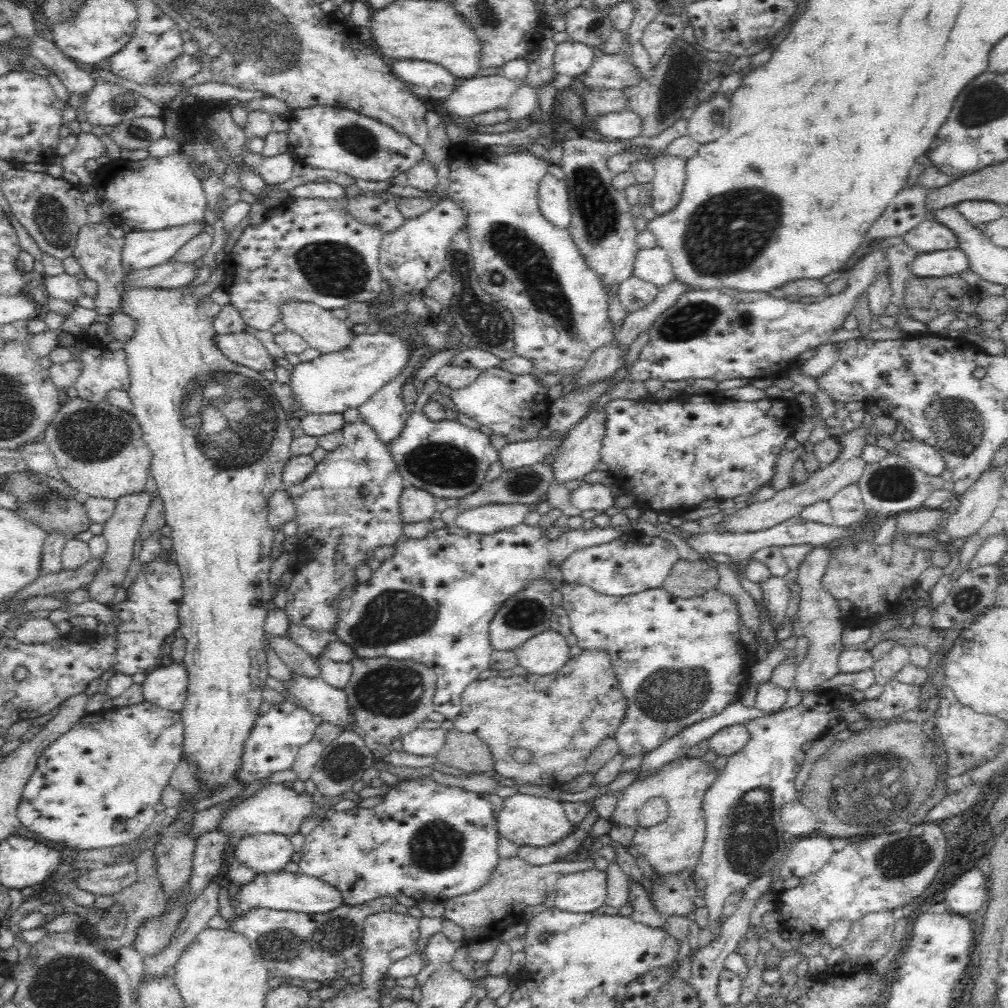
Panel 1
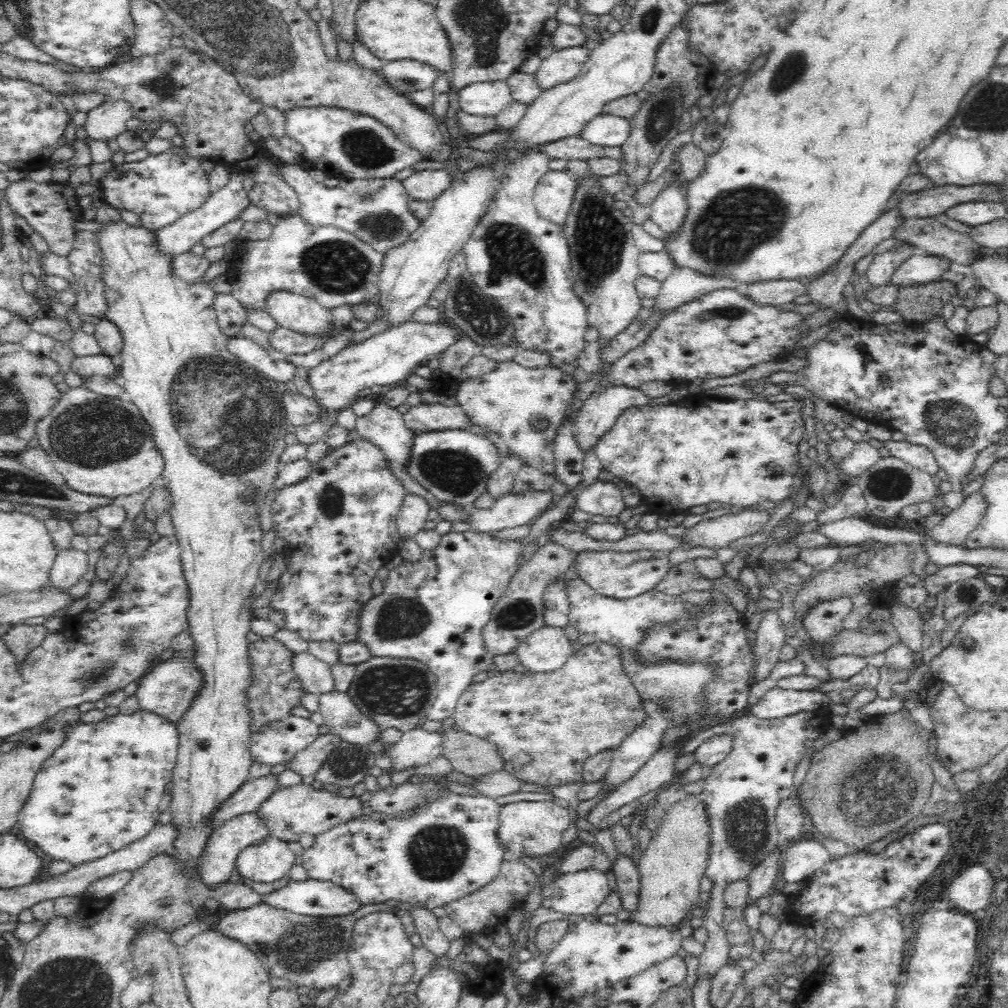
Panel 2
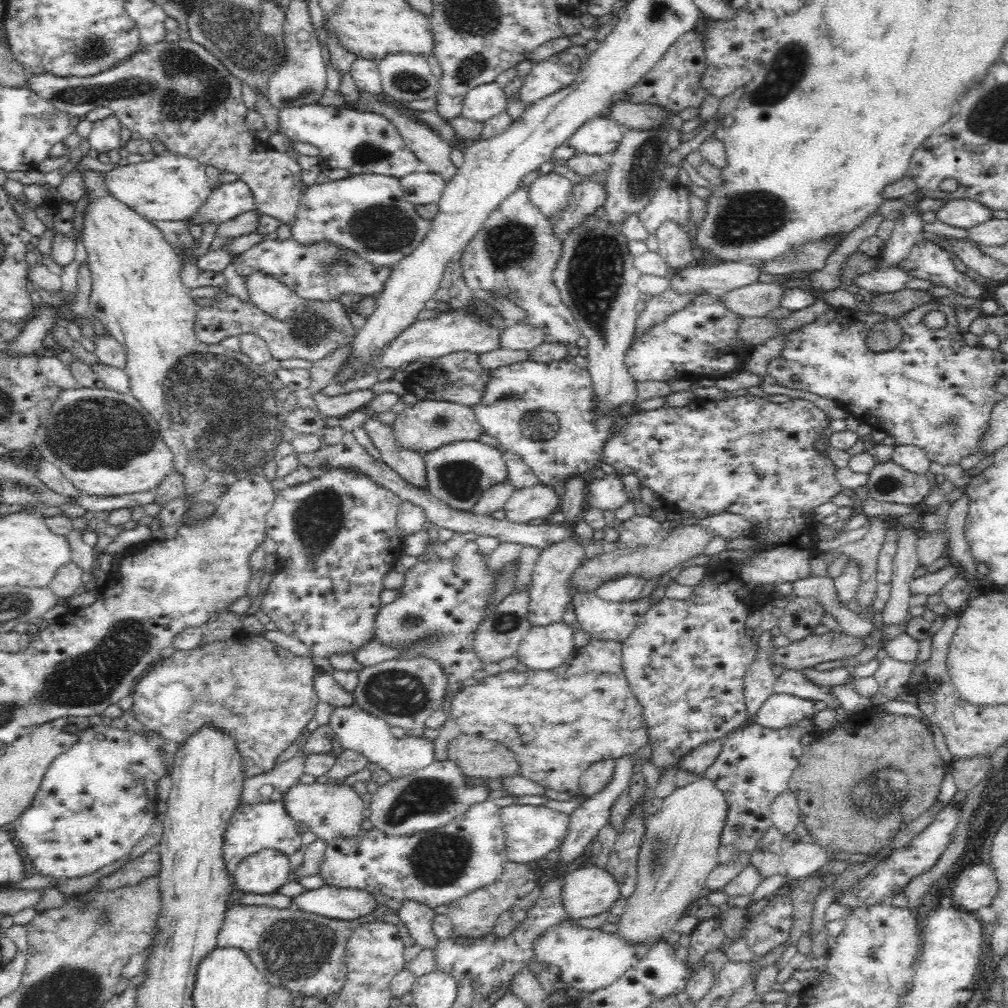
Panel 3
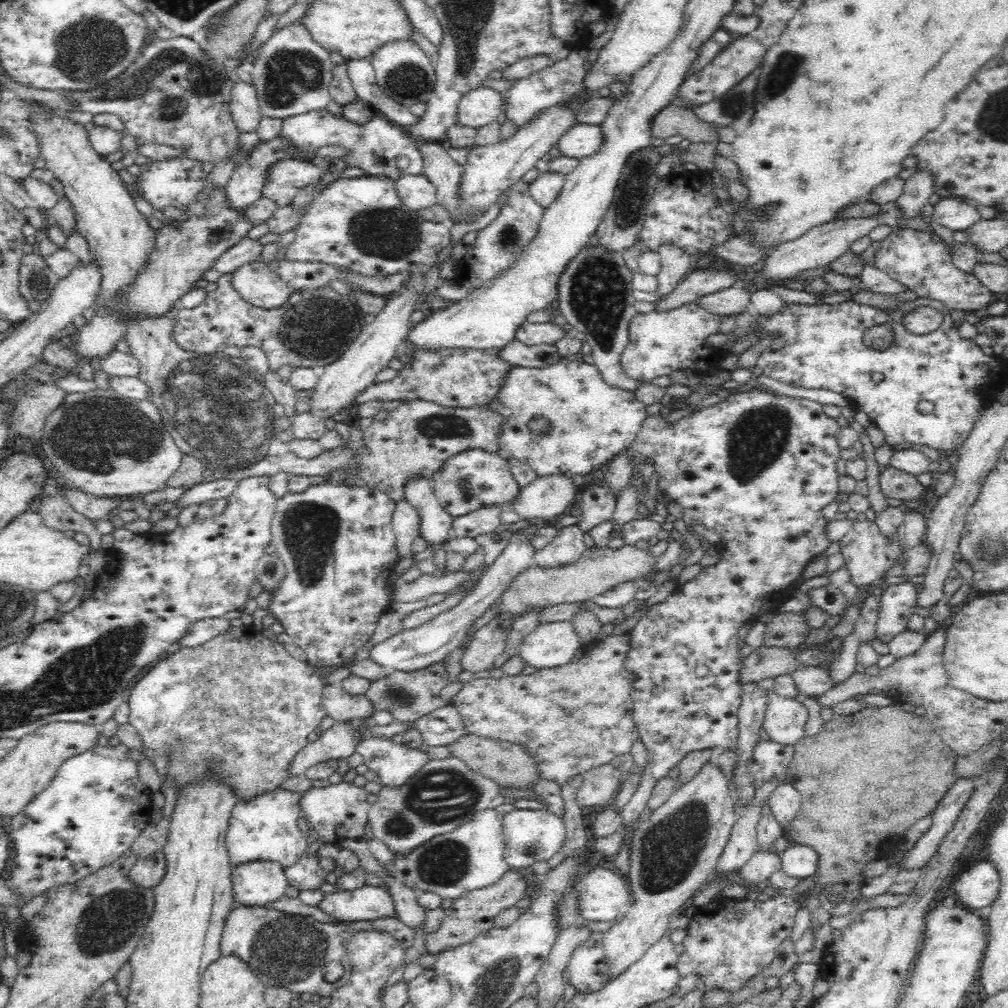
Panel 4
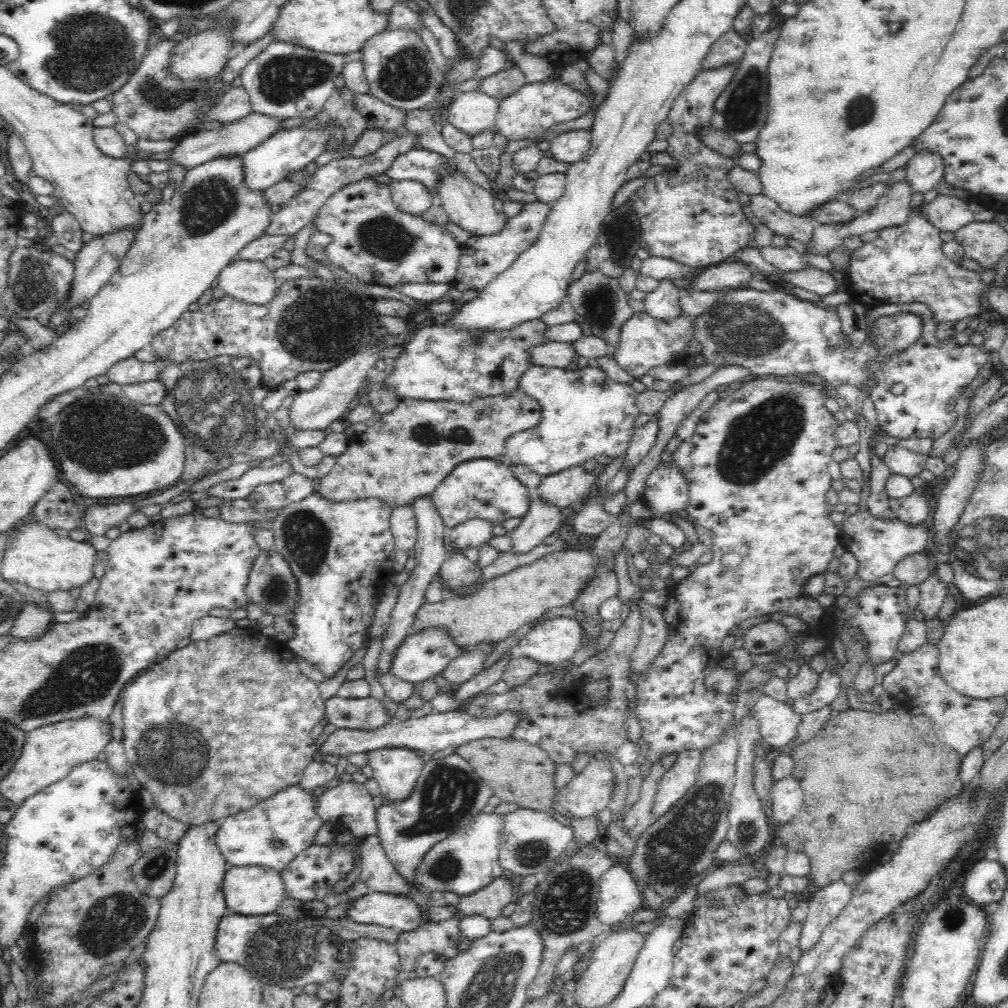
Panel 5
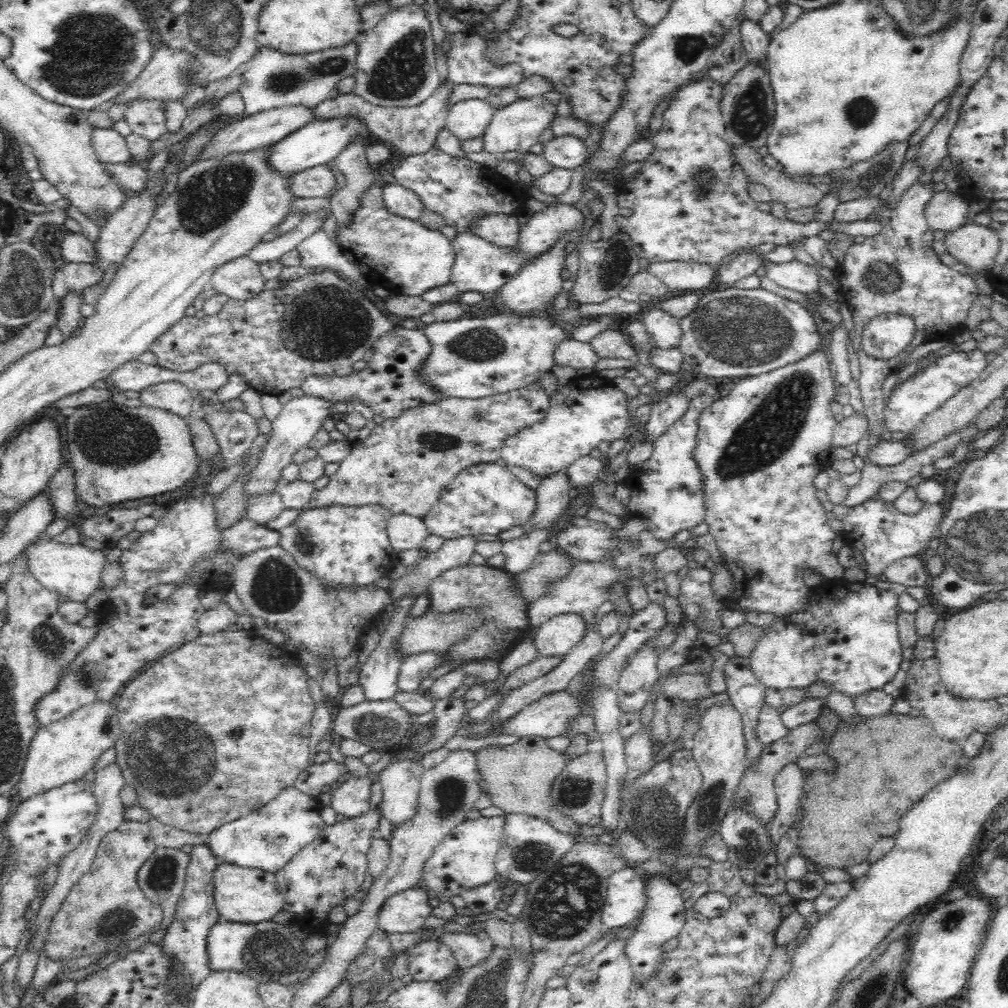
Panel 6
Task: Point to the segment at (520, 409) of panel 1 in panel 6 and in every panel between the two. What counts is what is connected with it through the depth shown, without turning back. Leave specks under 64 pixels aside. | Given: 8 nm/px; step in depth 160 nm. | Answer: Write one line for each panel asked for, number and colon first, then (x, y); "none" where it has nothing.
2: (522, 407)
3: (544, 412)
4: (563, 419)
5: (583, 413)
6: (589, 409)

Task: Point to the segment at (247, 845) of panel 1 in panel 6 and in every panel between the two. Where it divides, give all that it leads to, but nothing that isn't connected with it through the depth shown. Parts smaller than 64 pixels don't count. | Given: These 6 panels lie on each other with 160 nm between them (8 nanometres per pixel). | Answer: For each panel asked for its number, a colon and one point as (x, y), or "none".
2: (270, 859)
3: (263, 872)
4: (257, 883)
5: (250, 890)
6: (249, 895)

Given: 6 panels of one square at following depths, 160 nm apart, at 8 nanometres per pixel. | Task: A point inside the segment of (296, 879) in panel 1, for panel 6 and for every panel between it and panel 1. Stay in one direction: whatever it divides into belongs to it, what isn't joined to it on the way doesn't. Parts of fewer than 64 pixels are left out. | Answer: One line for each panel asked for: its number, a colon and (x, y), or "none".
2: (310, 897)
3: (328, 901)
4: (368, 902)
5: (398, 912)
6: (406, 911)

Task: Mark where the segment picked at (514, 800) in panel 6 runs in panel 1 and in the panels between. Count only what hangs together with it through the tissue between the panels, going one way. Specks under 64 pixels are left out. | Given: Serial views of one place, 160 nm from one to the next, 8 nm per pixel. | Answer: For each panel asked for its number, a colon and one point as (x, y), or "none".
1: (467, 752)
2: (473, 756)
3: (477, 757)
4: (506, 763)
5: (517, 771)

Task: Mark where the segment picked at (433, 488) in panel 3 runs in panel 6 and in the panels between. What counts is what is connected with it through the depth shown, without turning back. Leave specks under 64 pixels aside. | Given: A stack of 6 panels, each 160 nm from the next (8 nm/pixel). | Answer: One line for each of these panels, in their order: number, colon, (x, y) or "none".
4: (472, 478)
5: (485, 488)
6: (485, 498)

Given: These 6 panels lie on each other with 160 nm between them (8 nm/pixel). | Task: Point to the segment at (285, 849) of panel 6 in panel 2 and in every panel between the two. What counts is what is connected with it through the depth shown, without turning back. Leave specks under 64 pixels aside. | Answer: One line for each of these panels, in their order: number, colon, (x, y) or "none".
2: (217, 864)
3: (252, 827)
4: (267, 827)
5: (272, 833)

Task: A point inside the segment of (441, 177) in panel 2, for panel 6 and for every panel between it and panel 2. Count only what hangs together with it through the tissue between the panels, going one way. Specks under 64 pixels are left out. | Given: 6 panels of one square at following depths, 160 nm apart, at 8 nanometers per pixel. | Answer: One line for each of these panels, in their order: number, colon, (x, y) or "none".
3: (422, 188)
4: (416, 192)
5: (412, 197)
6: (399, 200)

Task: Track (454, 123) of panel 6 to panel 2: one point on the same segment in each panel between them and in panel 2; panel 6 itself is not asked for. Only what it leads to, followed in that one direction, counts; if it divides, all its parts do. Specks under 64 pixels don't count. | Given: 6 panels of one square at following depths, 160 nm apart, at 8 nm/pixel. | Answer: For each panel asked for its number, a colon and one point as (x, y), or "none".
2: (487, 98)
3: (482, 102)
4: (482, 105)
5: (473, 111)

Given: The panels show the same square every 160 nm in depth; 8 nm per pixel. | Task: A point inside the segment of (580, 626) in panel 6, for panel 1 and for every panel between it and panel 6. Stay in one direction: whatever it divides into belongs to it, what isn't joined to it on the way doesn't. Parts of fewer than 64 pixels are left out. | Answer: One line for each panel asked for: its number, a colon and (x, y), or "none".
1: (545, 653)
2: (547, 649)
3: (546, 647)
4: (553, 644)
5: (555, 641)

